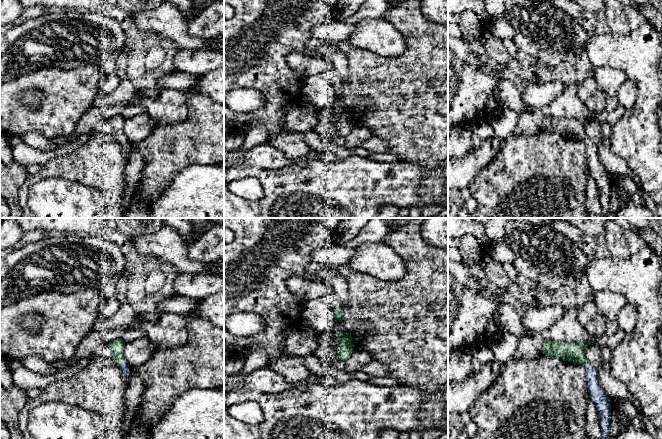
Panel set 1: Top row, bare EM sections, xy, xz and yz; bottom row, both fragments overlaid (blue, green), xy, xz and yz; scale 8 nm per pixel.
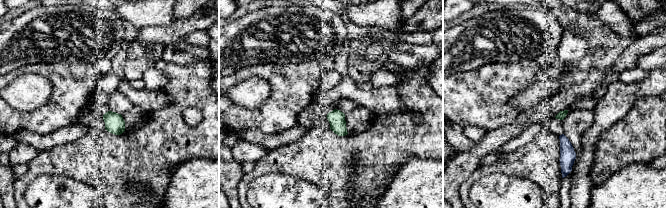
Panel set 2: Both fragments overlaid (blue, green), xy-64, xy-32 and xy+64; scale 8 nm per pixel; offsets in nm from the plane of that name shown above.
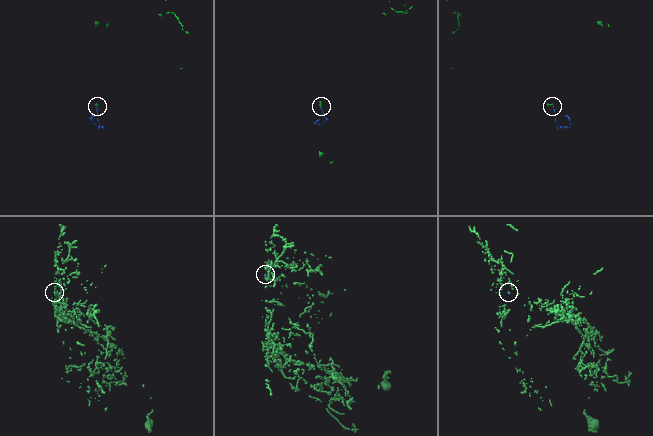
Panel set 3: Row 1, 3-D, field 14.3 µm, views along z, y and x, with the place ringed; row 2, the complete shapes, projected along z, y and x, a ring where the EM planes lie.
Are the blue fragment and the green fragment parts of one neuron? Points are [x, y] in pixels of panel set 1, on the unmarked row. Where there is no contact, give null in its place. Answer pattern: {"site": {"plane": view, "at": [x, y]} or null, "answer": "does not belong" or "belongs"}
{"site": {"plane": "xy", "at": [121, 139]}, "answer": "belongs"}

